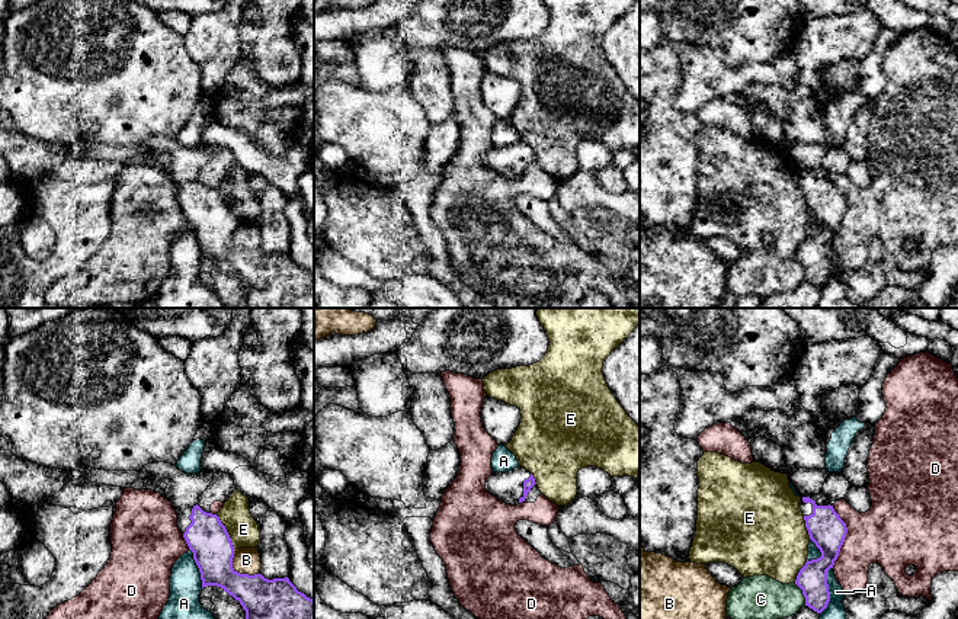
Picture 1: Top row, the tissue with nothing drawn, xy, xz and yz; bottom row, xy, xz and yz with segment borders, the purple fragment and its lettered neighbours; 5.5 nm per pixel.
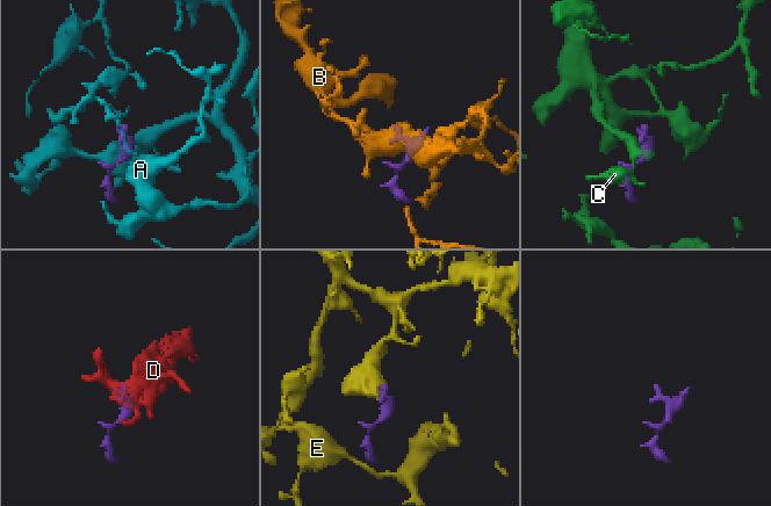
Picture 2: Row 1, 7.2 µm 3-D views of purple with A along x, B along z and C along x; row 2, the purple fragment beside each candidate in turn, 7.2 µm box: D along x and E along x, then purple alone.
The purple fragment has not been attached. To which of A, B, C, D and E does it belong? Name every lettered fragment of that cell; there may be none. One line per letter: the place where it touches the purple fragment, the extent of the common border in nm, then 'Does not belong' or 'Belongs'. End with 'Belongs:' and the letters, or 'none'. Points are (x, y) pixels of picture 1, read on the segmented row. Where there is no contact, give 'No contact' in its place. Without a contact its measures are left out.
A: Touches purple at yz (827, 590). Shared border 280 nm. Does not belong
B: Touches purple at xy (236, 571). Shared border 200 nm. Does not belong
C: Touches purple at yz (803, 593). Shared border 140 nm. Does not belong
D: Touches purple at yz (845, 536). Shared border 340 nm. Does not belong
E: Touches purple at xy (227, 532). Shared border 220 nm. Does not belong
Belongs: none

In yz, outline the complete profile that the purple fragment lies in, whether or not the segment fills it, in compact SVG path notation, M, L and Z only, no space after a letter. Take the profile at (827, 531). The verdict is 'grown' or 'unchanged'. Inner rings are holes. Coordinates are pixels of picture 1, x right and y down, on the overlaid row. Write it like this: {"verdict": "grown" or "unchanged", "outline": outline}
{"verdict": "grown", "outline": "M830 472L820 494L801 497L800 507L805 527L821 557L807 559L795 584L802 590L805 606L817 613L821 613L830 602L827 571L833 568L848 533L846 523L830 503L845 498L849 488L850 482L842 472Z"}

